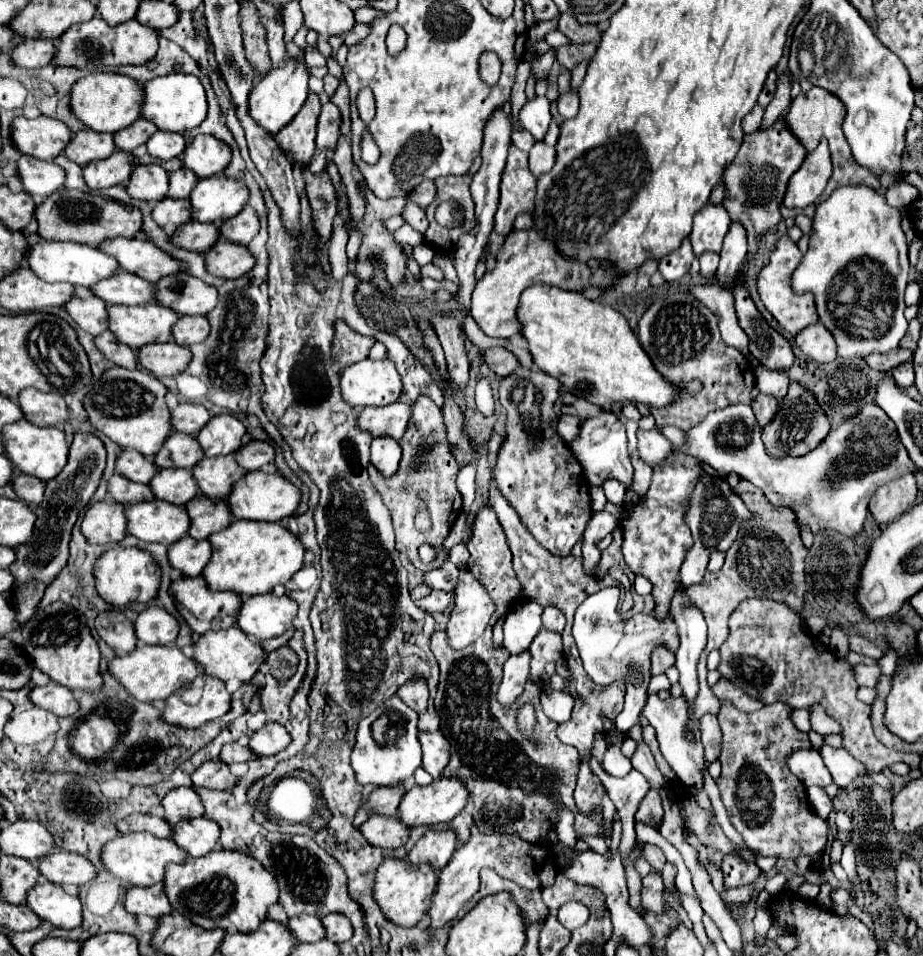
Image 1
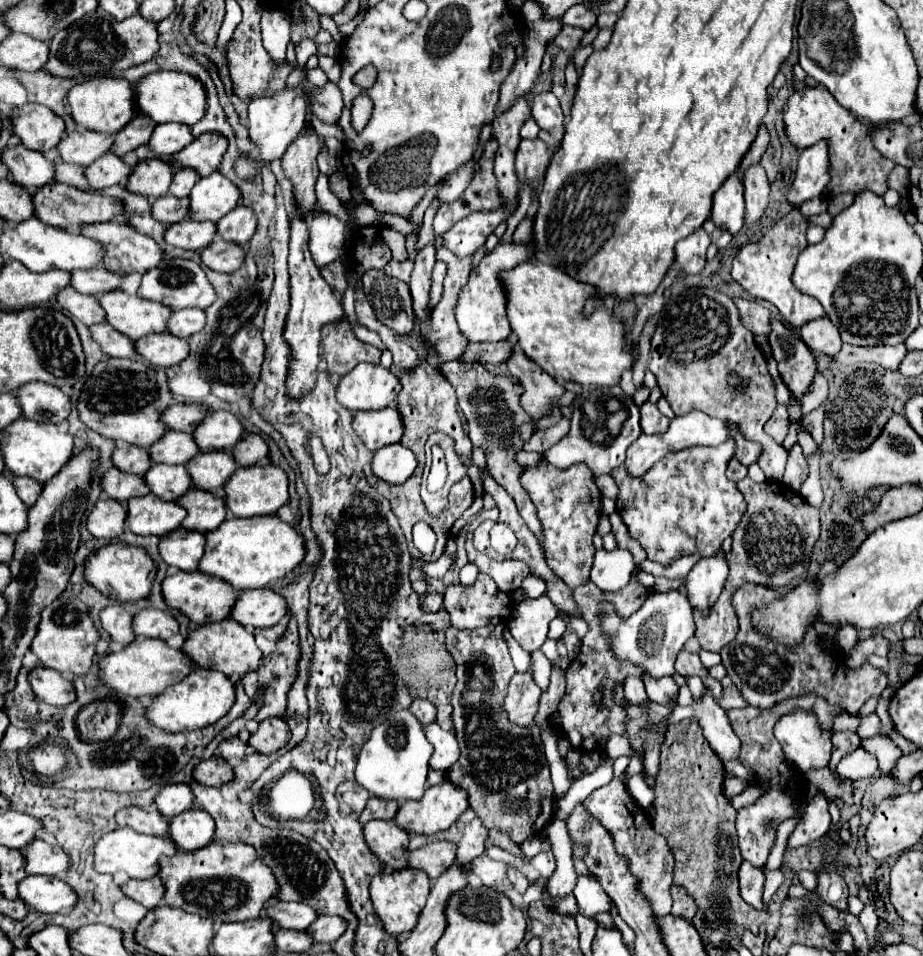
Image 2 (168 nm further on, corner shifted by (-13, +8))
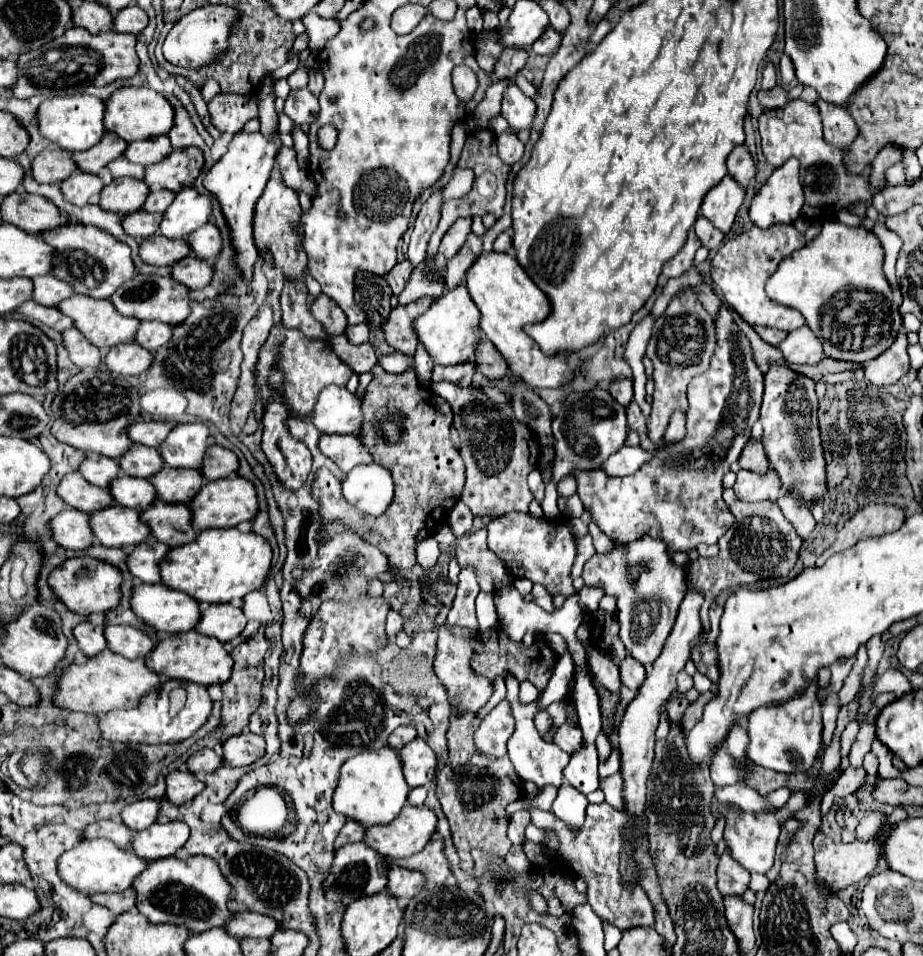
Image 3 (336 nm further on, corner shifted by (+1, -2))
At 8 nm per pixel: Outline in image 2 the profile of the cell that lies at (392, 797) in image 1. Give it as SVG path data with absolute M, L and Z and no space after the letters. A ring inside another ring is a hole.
M370 798L358 822L364 826L370 820L392 820L392 814L396 814L396 806L398 802L380 802L380 798Z

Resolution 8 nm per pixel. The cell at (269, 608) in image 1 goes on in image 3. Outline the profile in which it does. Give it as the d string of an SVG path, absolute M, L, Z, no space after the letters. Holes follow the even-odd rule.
M208 604L202 610L202 618L196 626L196 632L214 636L220 642L230 642L246 628L246 616L242 608L232 604Z

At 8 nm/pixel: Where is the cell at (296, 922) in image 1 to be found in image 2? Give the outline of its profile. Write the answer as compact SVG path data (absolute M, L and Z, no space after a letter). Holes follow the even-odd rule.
M278 900L278 903L272 906L267 903L264 912L274 926L292 930L304 930L318 918L310 906L304 906L304 902Z

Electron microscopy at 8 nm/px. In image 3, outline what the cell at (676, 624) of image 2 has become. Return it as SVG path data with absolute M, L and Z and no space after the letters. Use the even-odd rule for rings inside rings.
M644 536L632 544L618 544L608 554L594 554L586 562L582 576L586 586L602 586L606 594L618 596L616 614L620 622L620 640L628 654L646 666L646 636L658 628L666 642L672 632L678 606L686 594L686 572L672 564L664 542ZM626 622L632 622L632 626L626 626Z

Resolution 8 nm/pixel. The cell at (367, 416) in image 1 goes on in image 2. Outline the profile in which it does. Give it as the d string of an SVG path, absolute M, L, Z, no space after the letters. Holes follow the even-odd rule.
M394 408L356 412L352 420L352 430L360 438L360 442L372 452L376 452L382 446L396 444L402 438L400 414L396 414Z

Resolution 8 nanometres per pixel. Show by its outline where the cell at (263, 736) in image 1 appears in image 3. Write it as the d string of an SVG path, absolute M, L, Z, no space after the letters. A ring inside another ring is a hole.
M238 734L224 740L224 762L232 766L248 766L266 754L266 742L258 734Z

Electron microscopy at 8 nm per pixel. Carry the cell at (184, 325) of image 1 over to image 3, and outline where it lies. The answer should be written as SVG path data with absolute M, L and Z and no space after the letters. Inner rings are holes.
M142 322L136 334L136 342L142 348L148 348L150 352L154 352L156 348L160 348L162 344L166 344L172 336L172 326L170 324L162 324L162 322Z

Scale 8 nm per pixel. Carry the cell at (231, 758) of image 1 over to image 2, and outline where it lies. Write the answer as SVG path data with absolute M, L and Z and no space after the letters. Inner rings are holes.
M224 738L224 742L218 744L218 752L224 760L234 760L242 758L246 754L246 744L240 738Z

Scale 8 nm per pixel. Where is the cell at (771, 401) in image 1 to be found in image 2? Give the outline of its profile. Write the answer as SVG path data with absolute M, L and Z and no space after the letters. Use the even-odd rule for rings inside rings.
M776 406L772 418L764 424L764 432L768 436L772 436L778 444L782 444L788 434L788 428L790 428L790 418L786 412L786 406Z

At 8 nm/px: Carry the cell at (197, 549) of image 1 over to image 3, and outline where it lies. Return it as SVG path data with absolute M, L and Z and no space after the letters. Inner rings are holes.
M148 538L142 544L138 544L130 554L128 554L128 568L130 572L146 582L146 584L158 584L160 576L158 576L158 564L162 564L162 556L164 552L168 552L170 548L166 548L166 544Z

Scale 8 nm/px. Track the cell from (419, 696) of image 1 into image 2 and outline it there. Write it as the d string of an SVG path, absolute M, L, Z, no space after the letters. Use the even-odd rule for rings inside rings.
M414 698L410 712L422 722L422 726L428 726L430 722L436 720L436 706L430 704L428 700L422 700L422 698Z

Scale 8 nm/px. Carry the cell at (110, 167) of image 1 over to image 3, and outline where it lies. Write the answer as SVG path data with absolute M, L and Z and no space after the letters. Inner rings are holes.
M78 172L78 174L72 174L70 178L66 178L60 184L60 188L62 188L66 200L70 200L76 206L86 206L100 196L104 184L96 174Z

